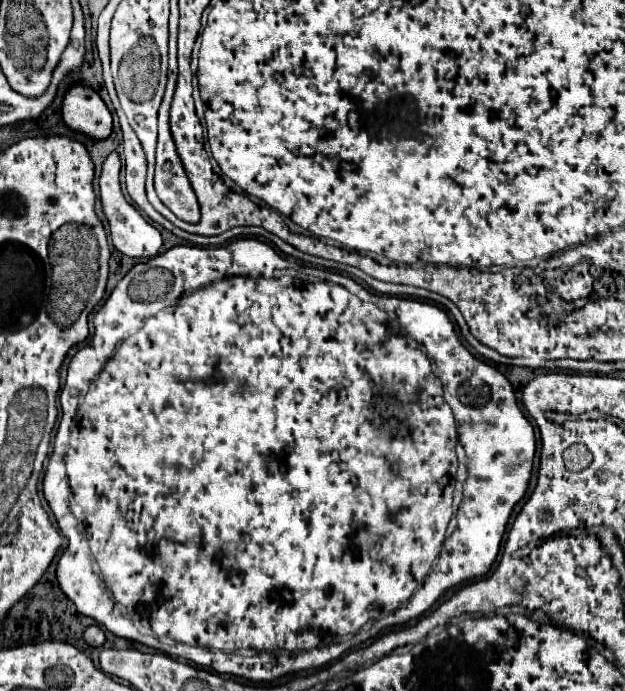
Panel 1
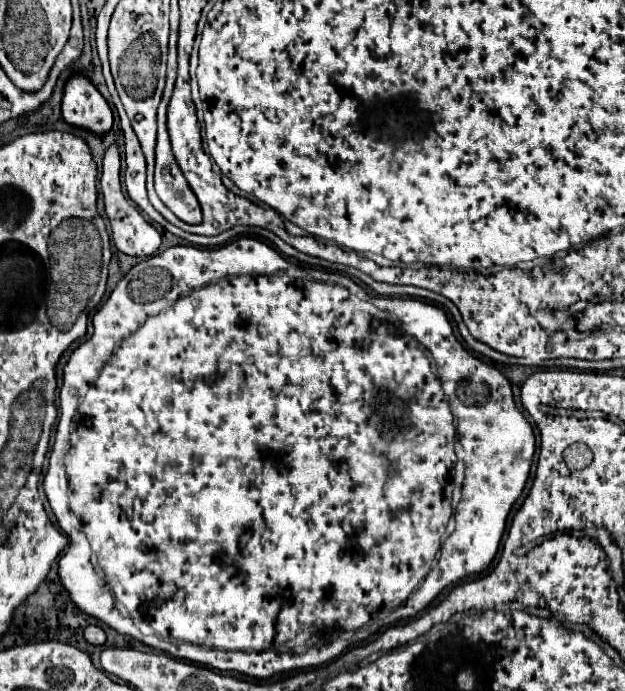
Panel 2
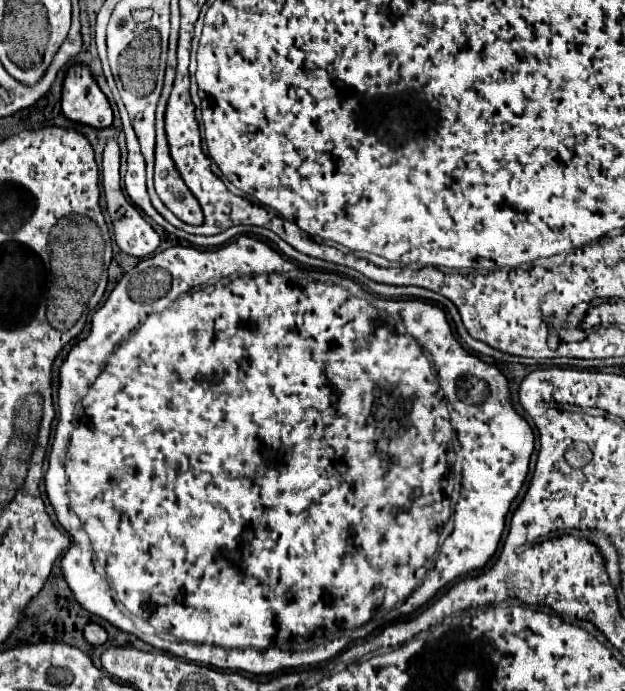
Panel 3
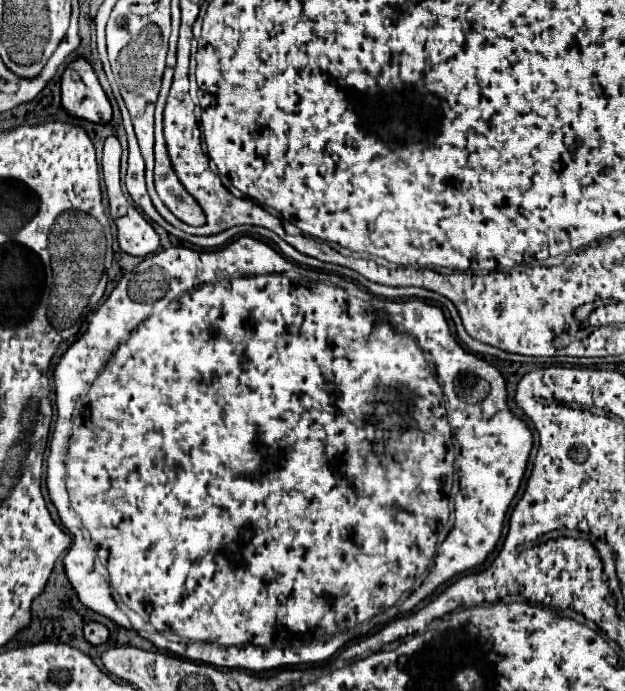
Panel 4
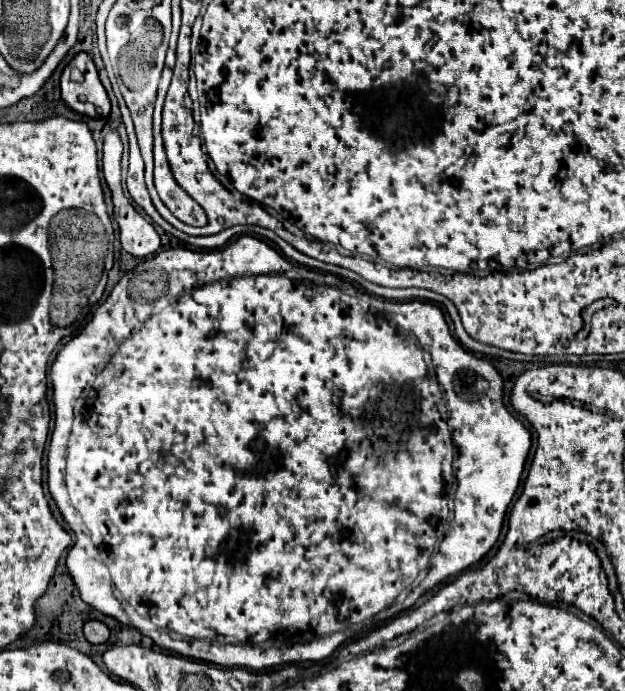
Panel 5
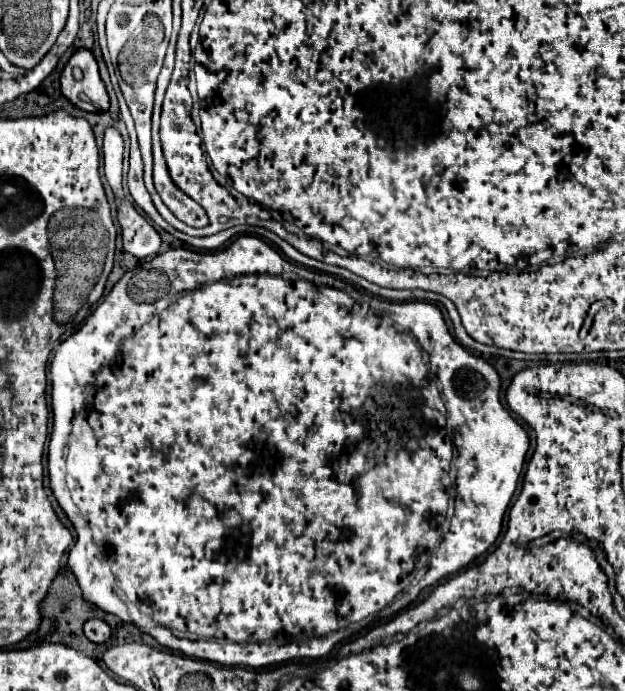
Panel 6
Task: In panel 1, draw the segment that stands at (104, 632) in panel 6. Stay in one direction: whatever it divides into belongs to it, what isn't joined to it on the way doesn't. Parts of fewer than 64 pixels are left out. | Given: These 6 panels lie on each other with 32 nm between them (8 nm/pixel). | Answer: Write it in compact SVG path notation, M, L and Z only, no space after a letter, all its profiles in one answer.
M88 626L84 630L84 640L90 644L90 646L102 646L104 644L104 632L100 626Z

